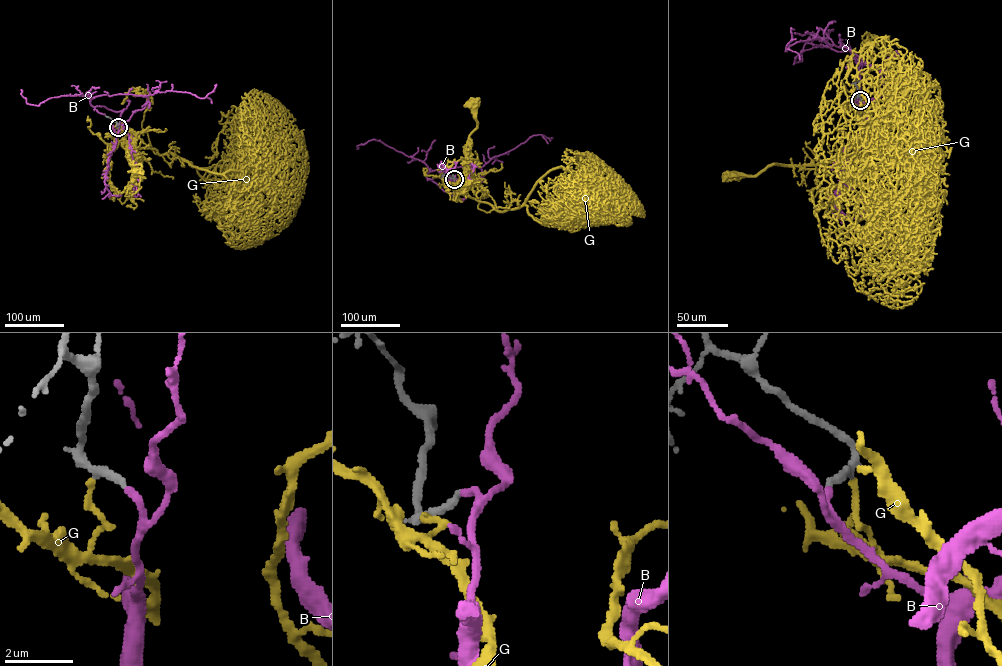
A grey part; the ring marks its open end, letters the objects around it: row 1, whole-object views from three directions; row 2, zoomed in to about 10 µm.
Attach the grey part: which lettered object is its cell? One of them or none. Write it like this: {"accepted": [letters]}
{"accepted": ["B"]}

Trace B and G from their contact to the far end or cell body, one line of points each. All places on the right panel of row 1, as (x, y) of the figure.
B: (861, 100), (866, 103), (884, 93), (880, 71), (886, 68), (884, 63), (888, 58), (897, 54)
G: (861, 100), (868, 112), (865, 139), (871, 148), (867, 151), (815, 164), (769, 164), (755, 175), (730, 175)

